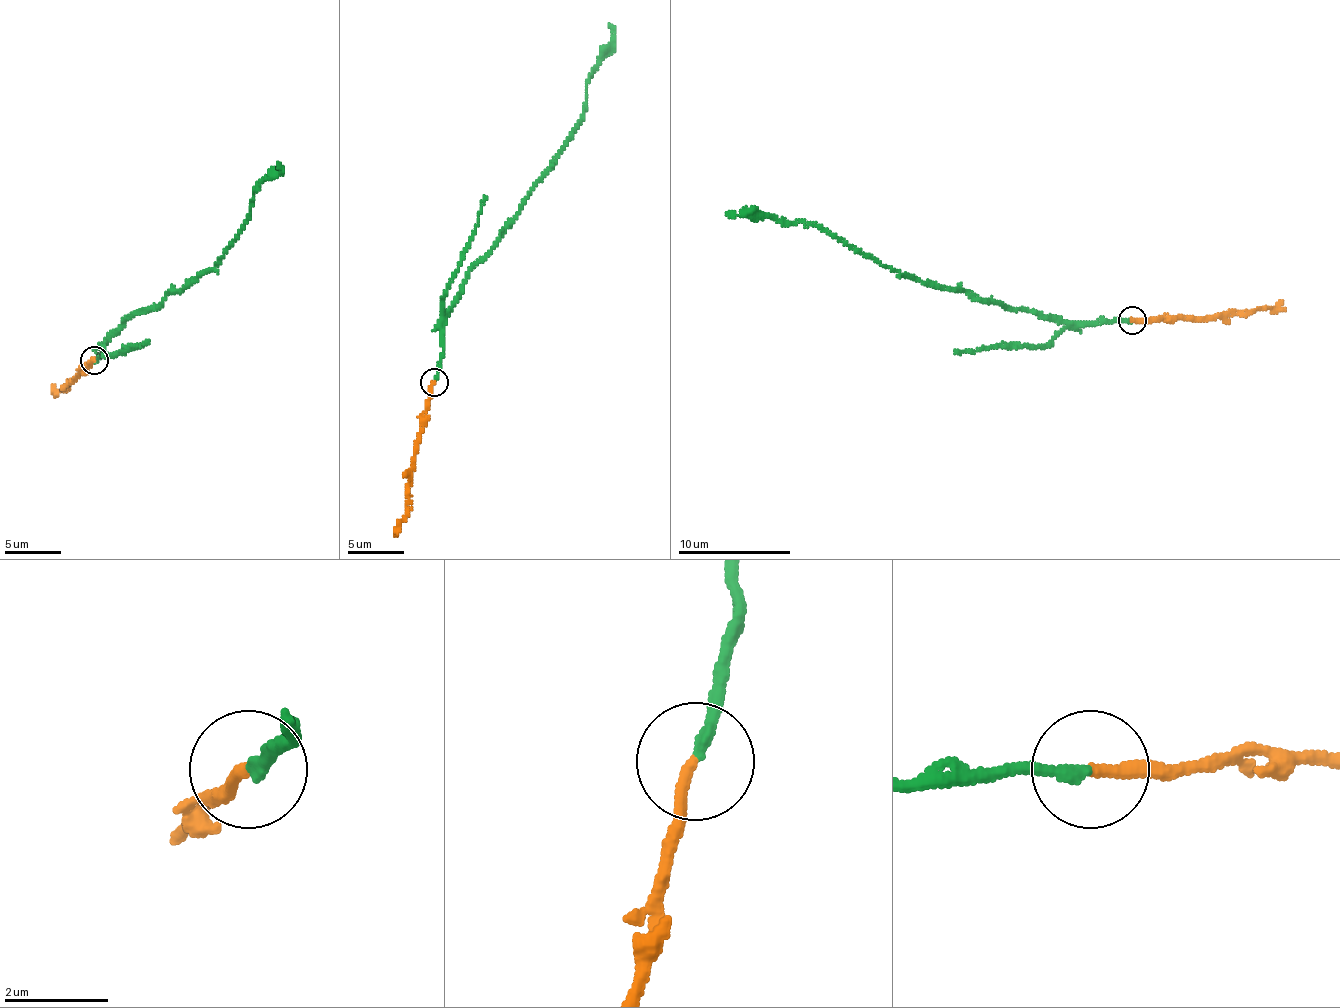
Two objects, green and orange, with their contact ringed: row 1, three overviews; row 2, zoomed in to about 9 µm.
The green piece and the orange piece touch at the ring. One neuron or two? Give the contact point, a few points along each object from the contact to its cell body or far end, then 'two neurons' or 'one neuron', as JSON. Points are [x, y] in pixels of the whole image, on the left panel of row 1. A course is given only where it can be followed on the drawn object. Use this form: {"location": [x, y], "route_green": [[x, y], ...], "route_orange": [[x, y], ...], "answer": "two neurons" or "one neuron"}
{"location": [94, 360], "route_green": [[94, 360], [128, 315], [156, 306], [165, 292], [212, 268], [253, 201], [253, 187], [283, 171], [277, 162]], "route_orange": [[94, 360], [67, 382], [67, 391], [52, 386]], "answer": "one neuron"}

